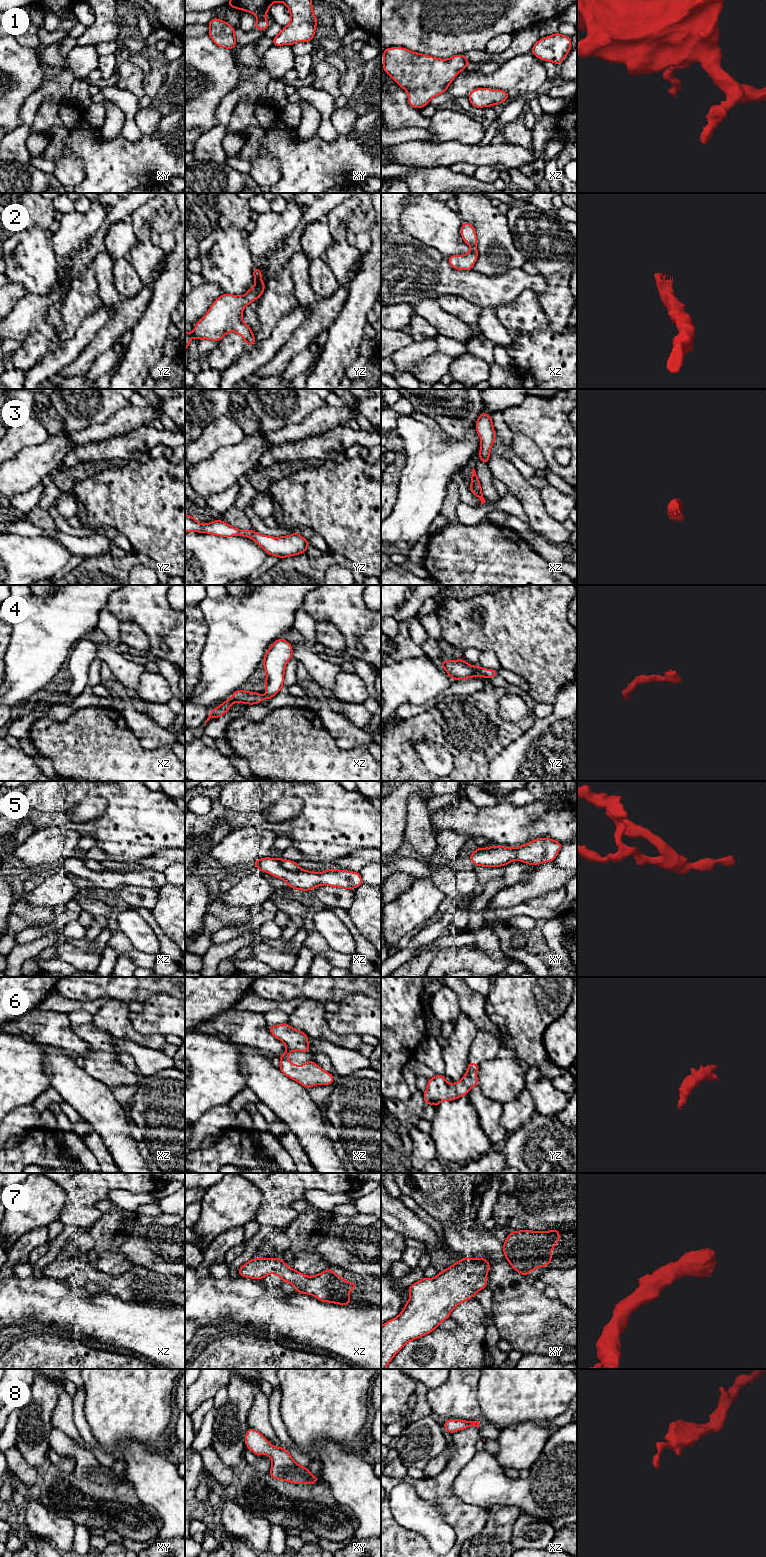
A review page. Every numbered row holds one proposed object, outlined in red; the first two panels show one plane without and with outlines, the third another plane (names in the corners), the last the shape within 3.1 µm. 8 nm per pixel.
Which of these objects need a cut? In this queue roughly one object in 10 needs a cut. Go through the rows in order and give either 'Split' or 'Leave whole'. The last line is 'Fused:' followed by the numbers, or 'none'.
1: Leave whole
2: Leave whole
3: Leave whole
4: Leave whole
5: Leave whole
6: Leave whole
7: Leave whole
8: Leave whole
Fused: none

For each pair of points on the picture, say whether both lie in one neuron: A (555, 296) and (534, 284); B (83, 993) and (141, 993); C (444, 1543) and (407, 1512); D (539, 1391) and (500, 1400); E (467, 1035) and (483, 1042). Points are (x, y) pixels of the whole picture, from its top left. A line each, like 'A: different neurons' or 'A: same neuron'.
A: different neurons
B: same neuron
C: same neuron
D: same neuron
E: different neurons

